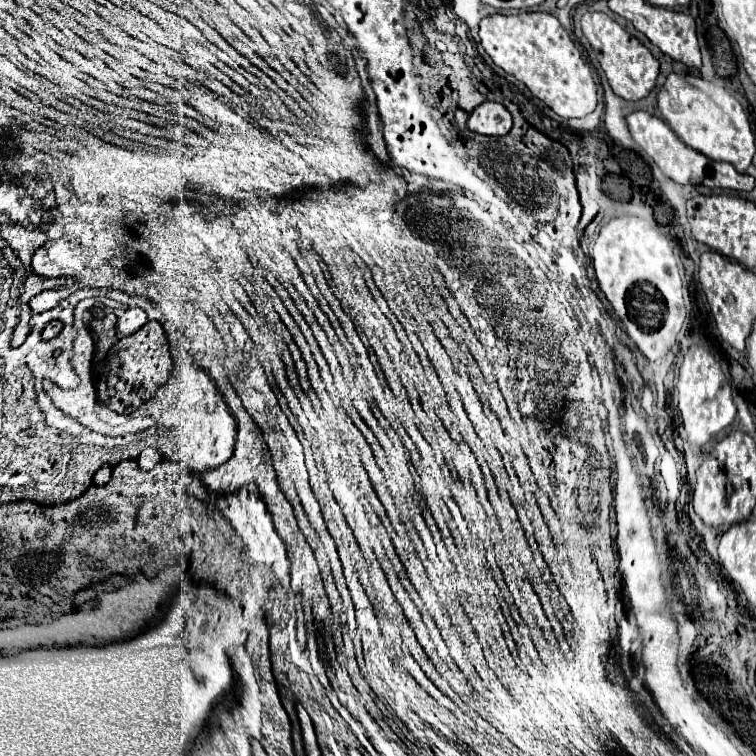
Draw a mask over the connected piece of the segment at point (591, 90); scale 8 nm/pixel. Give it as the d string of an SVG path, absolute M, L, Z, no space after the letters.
M540 11L490 15L480 23L480 39L482 47L498 67L522 81L532 95L542 99L560 117L580 119L596 109L598 99L592 71L554 15Z

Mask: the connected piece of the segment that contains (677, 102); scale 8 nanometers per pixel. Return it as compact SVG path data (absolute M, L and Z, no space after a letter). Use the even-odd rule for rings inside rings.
M670 73L658 93L658 109L662 119L688 147L700 151L708 159L728 161L742 173L750 167L754 157L754 135L742 105L724 87L702 77Z

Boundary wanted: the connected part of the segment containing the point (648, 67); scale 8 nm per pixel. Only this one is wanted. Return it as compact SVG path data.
M588 11L582 17L582 33L590 41L590 45L594 45L594 53L600 61L600 67L604 69L608 83L618 97L626 101L640 101L654 89L656 77L660 73L660 63L636 37L624 31L614 19L604 13Z

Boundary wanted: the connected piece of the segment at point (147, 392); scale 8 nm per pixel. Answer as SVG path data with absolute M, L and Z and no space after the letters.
M106 313L102 319L90 319L90 329L92 329L92 333L96 335L96 345L94 345L94 357L92 357L92 381L94 381L94 387L96 387L96 395L98 395L98 403L102 405L102 407L108 407L108 409L112 409L112 411L116 411L116 413L124 413L124 415L130 415L132 411L136 411L142 403L146 403L148 399L152 399L154 395L156 395L156 391L168 381L168 377L170 377L170 371L172 371L172 357L170 357L170 351L168 351L168 339L166 339L166 335L164 335L164 331L162 331L162 325L158 323L158 321L148 321L142 329L138 329L134 335L128 335L128 337L122 337L122 339L118 339L116 337L116 315L114 313Z

